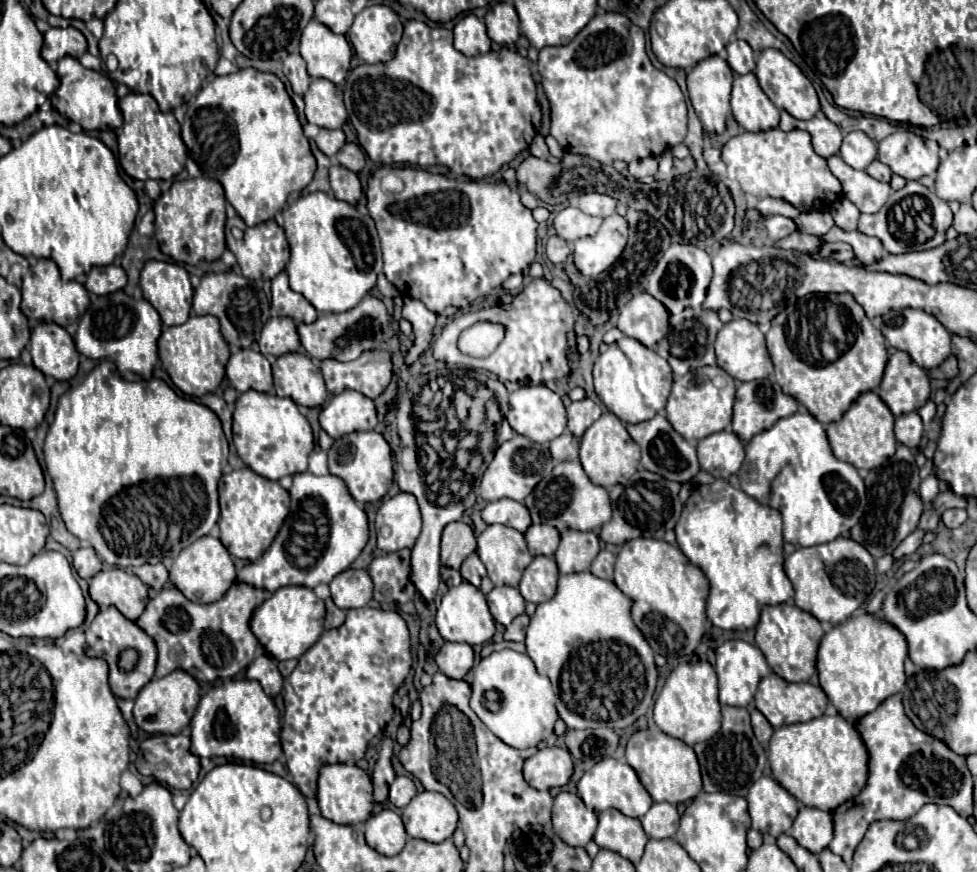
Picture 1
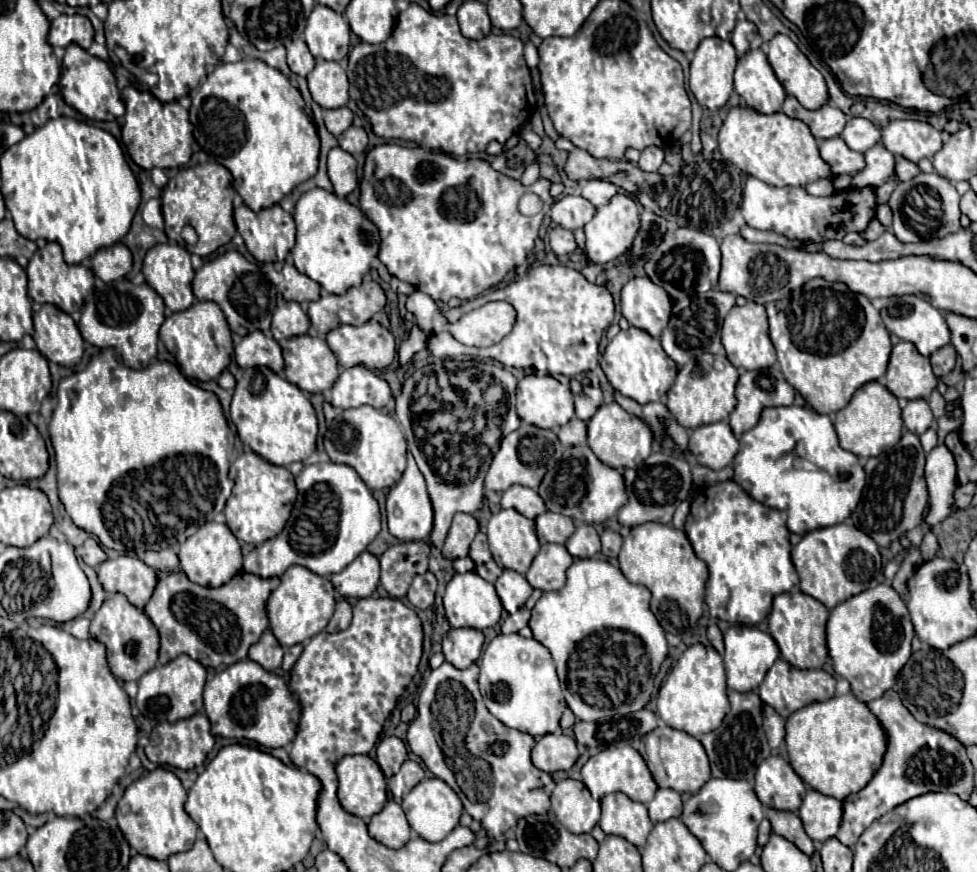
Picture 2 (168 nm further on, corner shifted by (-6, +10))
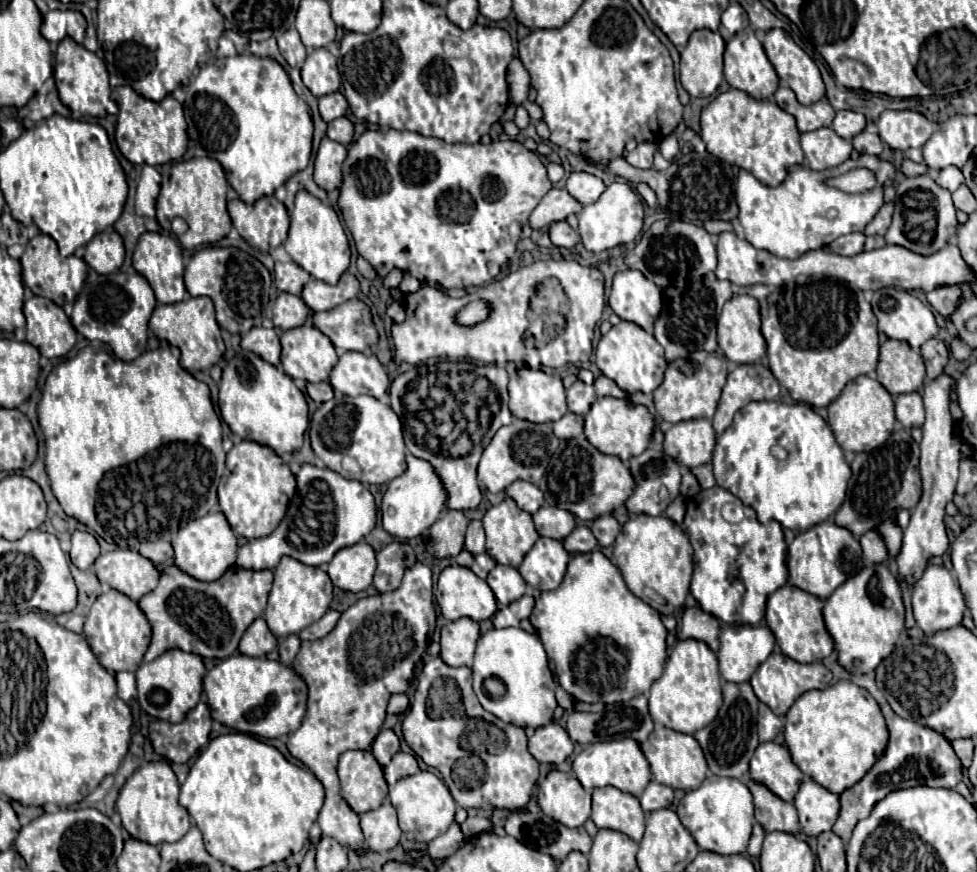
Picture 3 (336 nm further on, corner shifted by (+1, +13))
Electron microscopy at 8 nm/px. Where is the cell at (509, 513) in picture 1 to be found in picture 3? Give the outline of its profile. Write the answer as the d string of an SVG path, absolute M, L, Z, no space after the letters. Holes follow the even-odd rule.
M515 481L511 487L507 487L505 493L511 499L515 499L517 505L523 511L527 511L527 513L535 513L543 505L543 501L545 501L543 499L543 491L537 485L529 483L529 481Z

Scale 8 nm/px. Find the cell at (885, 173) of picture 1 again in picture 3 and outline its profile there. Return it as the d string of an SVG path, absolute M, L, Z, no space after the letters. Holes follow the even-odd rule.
M863 131L863 133L859 133L859 135L853 139L853 147L855 147L859 153L881 155L881 151L883 151L883 141L879 139L877 133Z

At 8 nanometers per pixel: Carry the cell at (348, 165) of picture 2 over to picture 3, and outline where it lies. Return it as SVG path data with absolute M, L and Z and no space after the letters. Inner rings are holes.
M323 137L317 155L315 155L315 183L325 189L325 191L333 191L339 189L339 185L343 183L343 175L341 175L341 165L347 157L347 147L331 141L329 137Z

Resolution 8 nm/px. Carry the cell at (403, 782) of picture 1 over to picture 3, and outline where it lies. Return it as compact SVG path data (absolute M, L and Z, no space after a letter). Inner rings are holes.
M399 751L383 771L385 771L387 783L393 785L395 781L399 781L399 779L403 779L403 777L409 777L409 775L419 773L419 765L417 765L415 755L411 755L411 753L401 753L401 751Z

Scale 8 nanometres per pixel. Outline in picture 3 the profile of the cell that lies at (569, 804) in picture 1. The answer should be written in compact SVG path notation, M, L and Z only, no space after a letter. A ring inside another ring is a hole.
M557 769L549 771L539 785L537 803L547 817L567 827L581 827L591 815L591 793L573 775Z

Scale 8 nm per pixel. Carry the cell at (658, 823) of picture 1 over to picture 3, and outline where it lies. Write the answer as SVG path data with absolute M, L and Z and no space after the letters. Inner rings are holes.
M651 781L641 795L641 807L645 813L673 807L673 789L667 785L661 785L657 781Z

